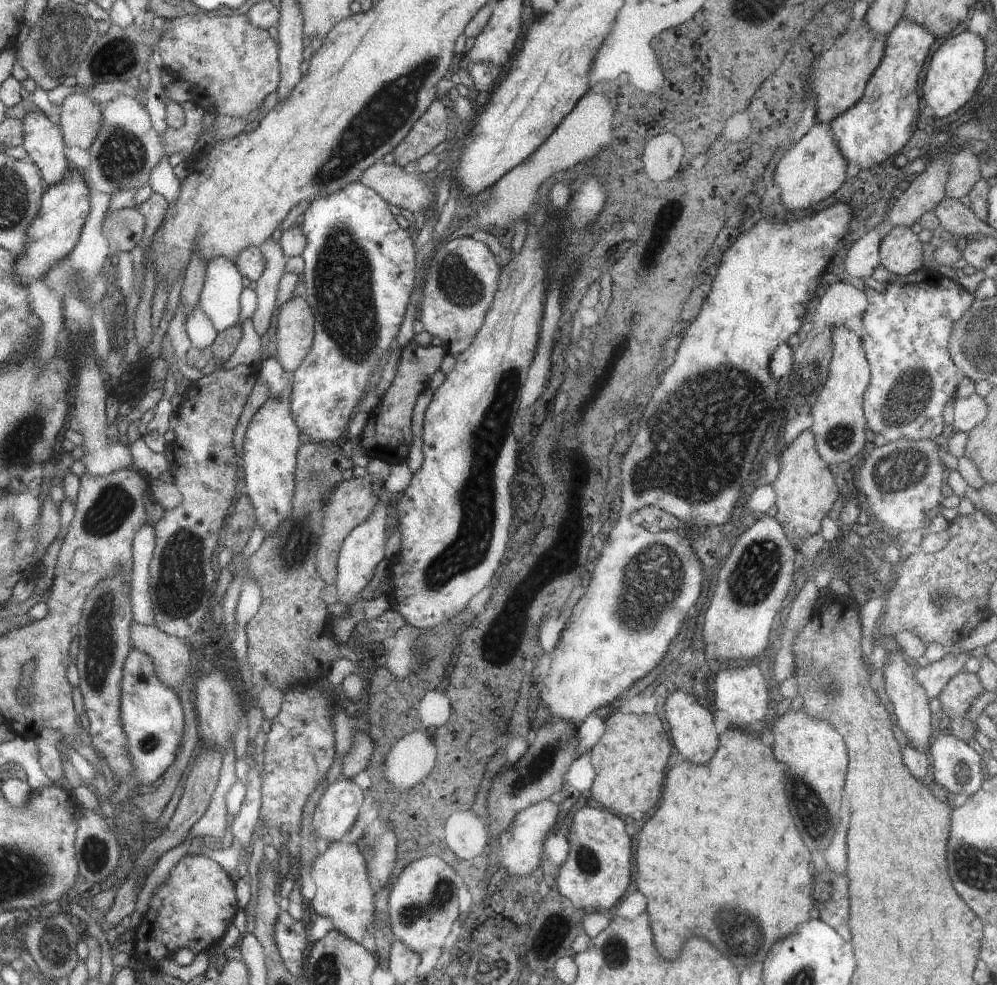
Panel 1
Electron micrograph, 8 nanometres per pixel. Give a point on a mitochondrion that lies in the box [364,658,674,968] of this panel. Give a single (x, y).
(443, 892)

